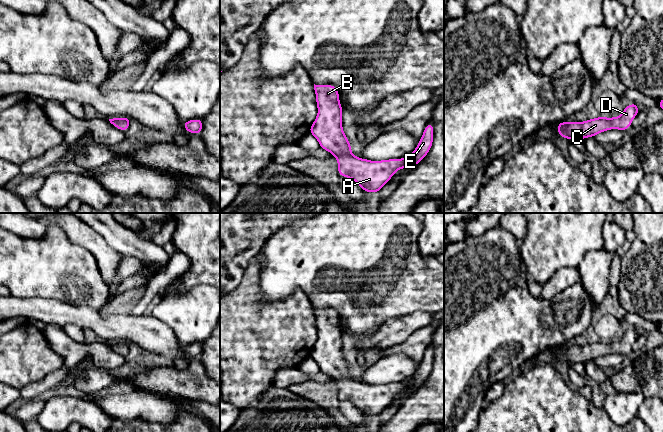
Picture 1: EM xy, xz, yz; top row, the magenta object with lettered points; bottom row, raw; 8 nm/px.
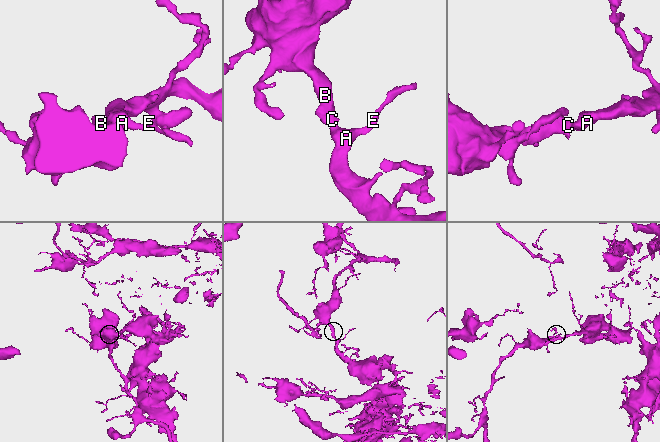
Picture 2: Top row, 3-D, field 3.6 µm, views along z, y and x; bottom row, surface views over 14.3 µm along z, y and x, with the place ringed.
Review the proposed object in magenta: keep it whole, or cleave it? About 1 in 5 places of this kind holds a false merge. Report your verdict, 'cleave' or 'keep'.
keep

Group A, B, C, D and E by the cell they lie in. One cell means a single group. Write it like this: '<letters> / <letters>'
A B C D E

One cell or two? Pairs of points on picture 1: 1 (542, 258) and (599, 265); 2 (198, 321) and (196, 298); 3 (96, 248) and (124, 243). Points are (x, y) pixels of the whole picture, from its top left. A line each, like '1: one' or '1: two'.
1: two
2: one
3: two

